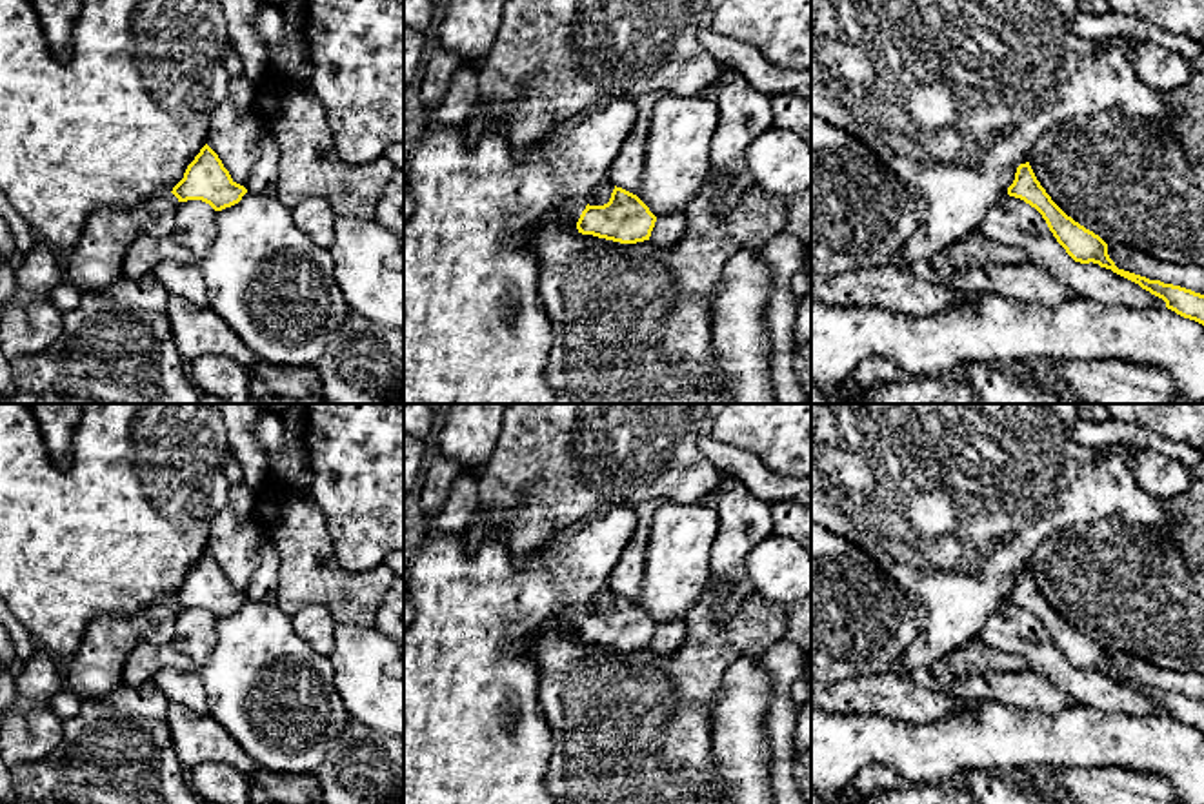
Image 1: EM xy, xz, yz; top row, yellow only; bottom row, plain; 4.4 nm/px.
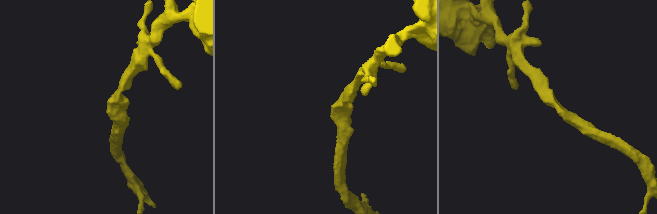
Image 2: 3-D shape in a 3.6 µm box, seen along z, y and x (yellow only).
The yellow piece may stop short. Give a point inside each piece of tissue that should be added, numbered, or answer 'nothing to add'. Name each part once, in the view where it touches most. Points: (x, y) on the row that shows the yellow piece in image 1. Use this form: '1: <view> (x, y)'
1: xz (568, 213)

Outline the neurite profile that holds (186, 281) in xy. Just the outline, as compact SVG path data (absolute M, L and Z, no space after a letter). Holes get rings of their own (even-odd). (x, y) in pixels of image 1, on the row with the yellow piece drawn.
M160 260L153 275L171 296L186 298L196 306L207 306L207 287L198 262L178 264Z

